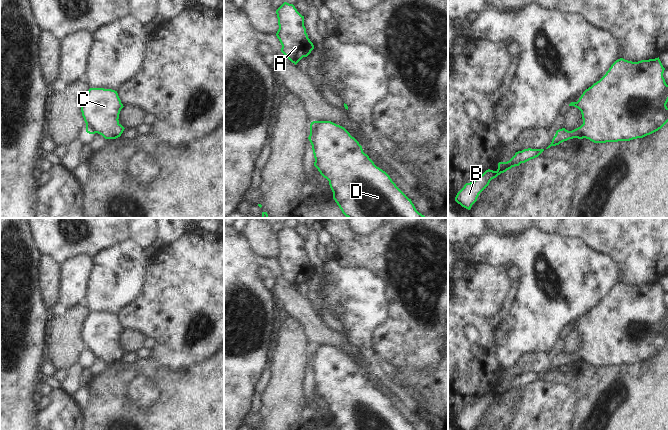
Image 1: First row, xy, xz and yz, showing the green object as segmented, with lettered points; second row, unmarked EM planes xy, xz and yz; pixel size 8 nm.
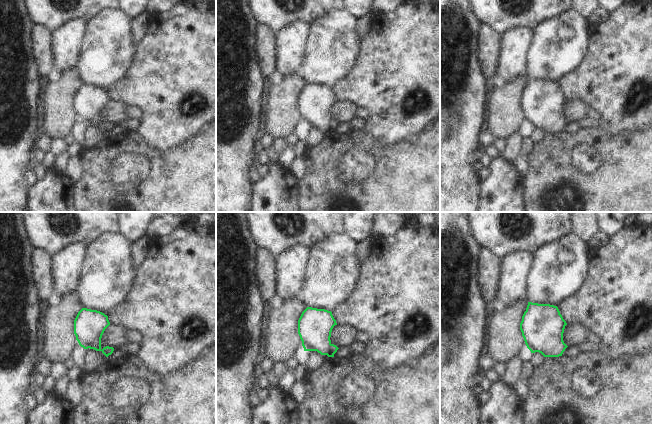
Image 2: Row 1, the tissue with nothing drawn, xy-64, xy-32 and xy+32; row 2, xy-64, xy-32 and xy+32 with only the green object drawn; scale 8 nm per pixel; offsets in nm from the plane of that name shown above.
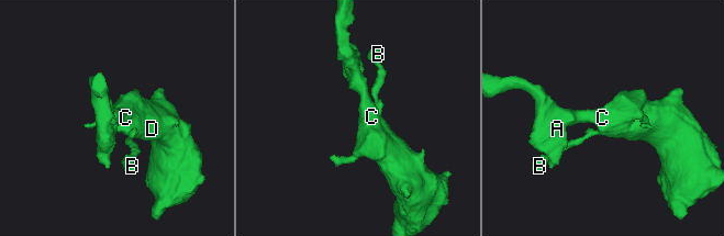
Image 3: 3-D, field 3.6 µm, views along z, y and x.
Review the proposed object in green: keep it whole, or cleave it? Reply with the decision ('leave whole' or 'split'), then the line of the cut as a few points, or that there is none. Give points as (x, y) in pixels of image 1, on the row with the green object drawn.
leave whole | no cut

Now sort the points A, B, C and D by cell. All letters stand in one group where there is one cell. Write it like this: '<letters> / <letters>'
A B C D

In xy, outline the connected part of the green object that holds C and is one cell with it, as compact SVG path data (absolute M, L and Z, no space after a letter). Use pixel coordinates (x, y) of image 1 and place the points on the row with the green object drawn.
M90 88L84 96L81 106L86 132L98 133L105 139L120 137L125 129L118 120L123 107L117 91Z

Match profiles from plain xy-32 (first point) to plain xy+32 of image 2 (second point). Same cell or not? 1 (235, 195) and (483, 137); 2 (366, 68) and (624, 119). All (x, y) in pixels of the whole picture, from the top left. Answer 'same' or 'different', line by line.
1: different
2: same

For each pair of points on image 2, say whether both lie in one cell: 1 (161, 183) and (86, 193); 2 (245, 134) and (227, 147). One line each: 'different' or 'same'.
1: same
2: same

